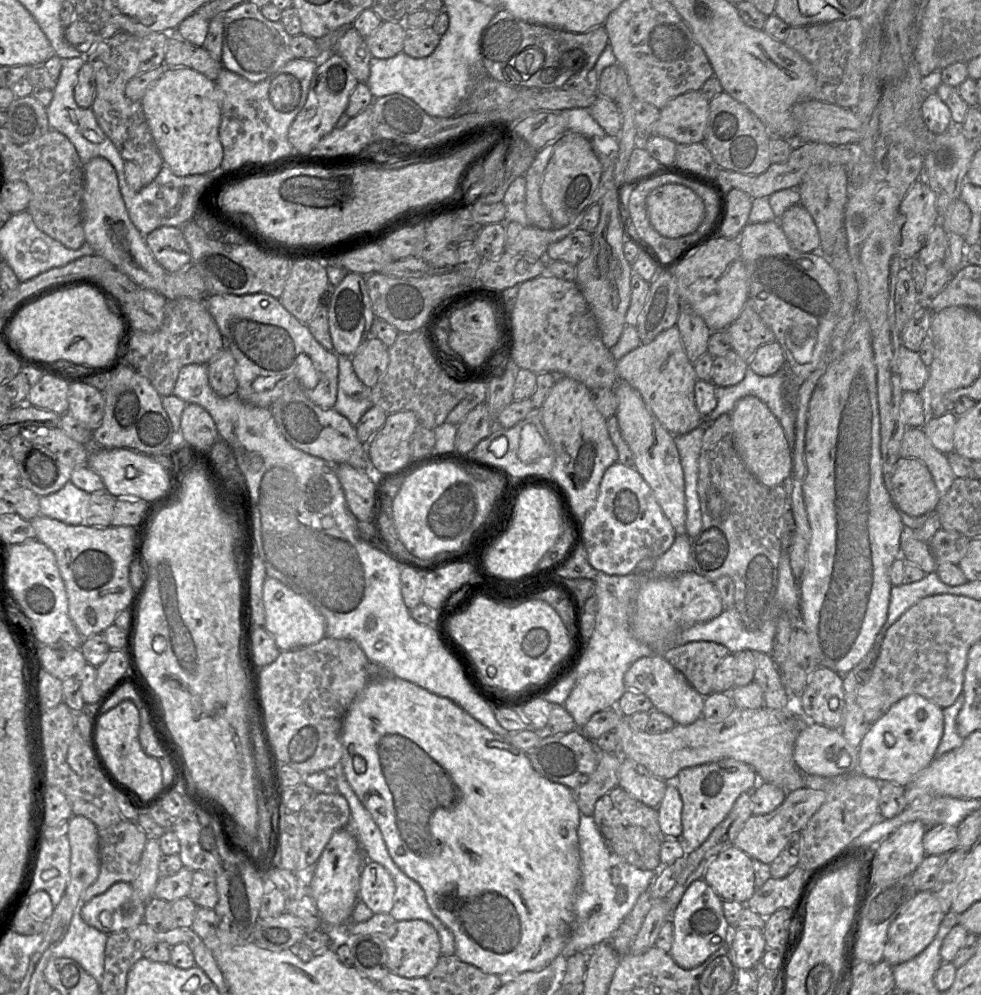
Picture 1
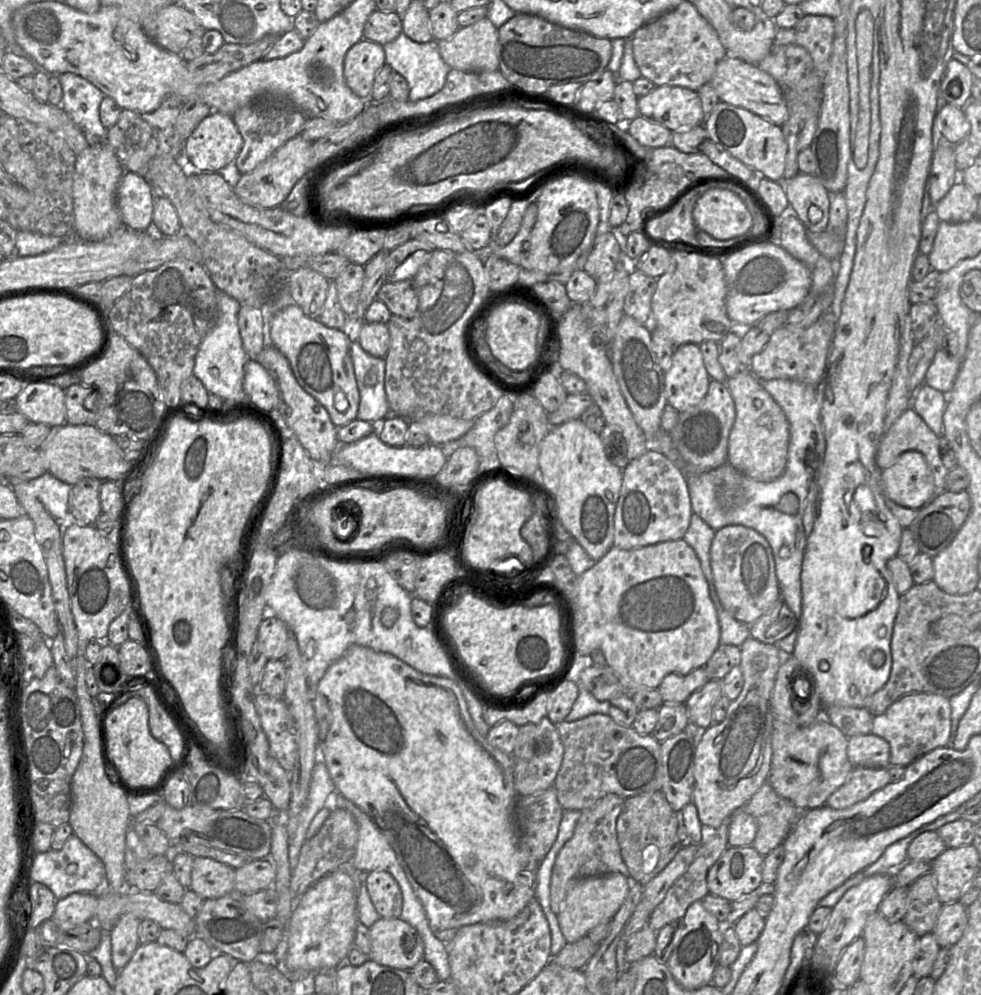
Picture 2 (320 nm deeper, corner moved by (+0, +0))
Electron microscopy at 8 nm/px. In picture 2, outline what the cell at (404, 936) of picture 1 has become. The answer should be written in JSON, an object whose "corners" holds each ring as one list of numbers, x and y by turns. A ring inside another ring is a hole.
{"corners":[[380,917,369,928,369,934,369,959,380,965,409,971,424,959,424,943,421,936,400,917]]}

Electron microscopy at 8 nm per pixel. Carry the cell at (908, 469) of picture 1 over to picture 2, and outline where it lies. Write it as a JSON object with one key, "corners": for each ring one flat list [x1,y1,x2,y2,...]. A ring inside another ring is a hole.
{"corners":[[902,453,890,467,883,469,886,500,911,509,922,509,934,498,934,479,922,453]]}

